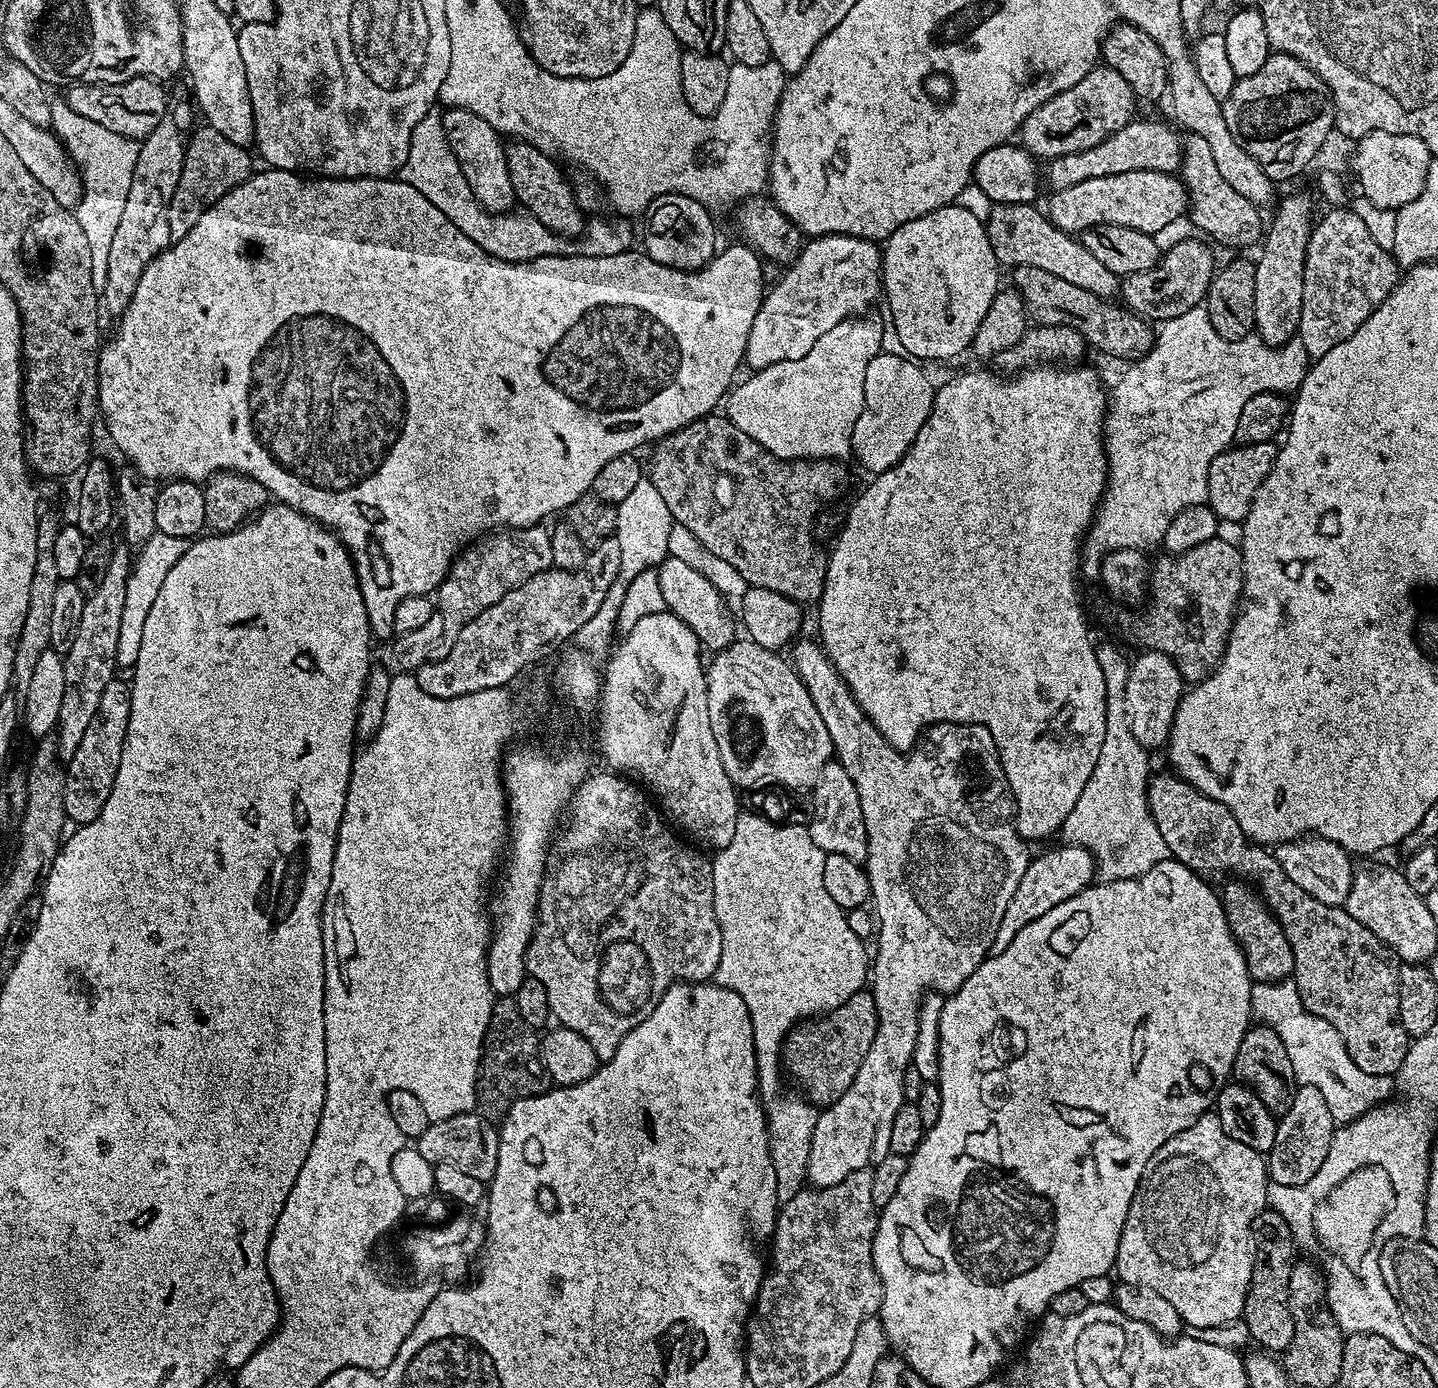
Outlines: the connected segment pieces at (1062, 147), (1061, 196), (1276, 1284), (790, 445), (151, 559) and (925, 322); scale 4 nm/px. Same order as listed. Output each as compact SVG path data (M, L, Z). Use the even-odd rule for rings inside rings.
M1107 66L1093 68L1078 86L1070 86L1070 90L1062 90L1050 102L1046 102L1034 110L1022 122L1018 133L1020 147L1026 149L1037 161L1047 162L1064 154L1078 154L1084 150L1090 150L1092 146L1098 146L1100 142L1106 142L1112 134L1122 130L1137 115L1136 104L1138 97L1118 74L1118 70Z
M1130 170L1130 174L1110 174L1106 178L1090 178L1086 182L1078 182L1078 186L1066 186L1066 190L1052 192L1049 195L1046 215L1054 226L1063 232L1083 234L1094 226L1130 226L1130 230L1142 230L1154 233L1169 225L1174 219L1189 211L1188 192L1179 175L1171 172L1155 172L1154 170Z
M1271 1206L1265 1207L1264 1211L1254 1218L1252 1242L1266 1244L1255 1248L1252 1254L1252 1277L1244 1303L1242 1324L1248 1327L1253 1342L1264 1347L1261 1349L1265 1353L1283 1354L1294 1338L1294 1318L1290 1314L1288 1291L1292 1265L1297 1259L1298 1249L1286 1218L1282 1218L1282 1214L1275 1212Z
M857 314L850 320L838 322L834 330L826 330L826 334L814 342L810 354L797 360L783 360L774 366L766 366L753 371L749 380L741 379L726 396L728 419L734 422L734 426L738 426L738 430L742 430L742 434L750 434L754 442L758 442L779 460L843 461L844 455L848 456L852 451L852 431L863 412L866 366L885 347L885 321L883 324L878 317L868 315L872 314Z
M156 531L135 553L129 578L126 582L126 602L123 603L122 626L119 631L116 663L121 669L131 669L138 662L138 650L142 650L142 626L146 626L146 614L162 590L162 582L170 569L178 563L178 558L186 554L189 541L173 538L170 534Z
M958 203L947 204L898 226L883 241L880 275L882 296L885 301L888 299L888 312L892 315L891 331L892 328L896 331L896 340L905 349L900 348L917 362L948 360L959 352L967 353L974 334L978 334L978 326L982 326L982 318L986 318L986 310L990 310L990 302L1001 291L1000 272L1002 265L994 258L985 221L974 218L970 210L962 210Z

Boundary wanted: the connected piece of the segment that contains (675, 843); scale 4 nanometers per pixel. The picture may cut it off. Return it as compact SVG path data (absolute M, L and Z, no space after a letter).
M611 770L603 771L596 772L593 776L592 773L585 775L580 787L576 789L575 796L572 797L570 815L567 817L568 825L566 820L562 831L551 845L548 863L544 866L544 880L540 883L540 895L536 901L536 928L532 932L532 940L524 955L527 975L538 978L538 982L546 986L546 998L550 998L553 1017L563 1027L582 1034L582 1038L590 1042L590 1047L593 1048L596 1059L600 1062L614 1058L614 1050L618 1050L622 1038L626 1038L626 1034L630 1034L630 1030L634 1030L638 1022L654 1014L654 1006L658 1006L662 994L666 994L668 987L681 982L711 981L716 975L718 962L722 958L722 930L714 914L712 860L704 857L703 851L697 850L691 843L681 839L666 823L657 805L633 781Z

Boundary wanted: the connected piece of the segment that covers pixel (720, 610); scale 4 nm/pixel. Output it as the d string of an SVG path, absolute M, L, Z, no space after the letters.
M668 554L661 561L656 574L656 584L660 587L661 598L664 599L663 607L682 618L682 622L686 622L686 626L694 630L701 646L707 651L709 648L709 653L712 654L731 646L738 636L737 625L734 626L728 621L728 612L724 609L724 600L720 597L719 590L690 561Z

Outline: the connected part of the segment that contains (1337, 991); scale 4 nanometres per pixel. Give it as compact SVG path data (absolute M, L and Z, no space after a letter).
M1160 772L1148 782L1148 805L1152 811L1154 822L1158 822L1158 830L1166 841L1171 859L1182 862L1194 874L1203 876L1205 880L1215 881L1215 876L1243 878L1253 885L1264 898L1269 912L1280 921L1282 930L1290 942L1290 950L1294 950L1294 970L1292 976L1296 989L1310 1014L1318 1018L1326 1018L1338 1034L1342 1034L1342 1042L1354 1058L1354 1066L1366 1070L1366 1074L1395 1077L1404 1064L1408 1053L1410 1037L1402 1026L1398 1014L1398 963L1392 949L1387 948L1374 933L1366 930L1358 918L1350 918L1343 906L1318 902L1318 898L1310 898L1302 886L1290 882L1286 878L1286 870L1278 866L1275 855L1256 844L1244 844L1244 832L1237 813L1231 812L1222 802L1210 798L1190 786L1178 775Z

